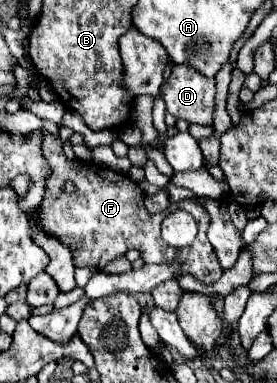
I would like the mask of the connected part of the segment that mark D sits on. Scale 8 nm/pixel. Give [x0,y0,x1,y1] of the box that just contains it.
[161,66,215,124]

